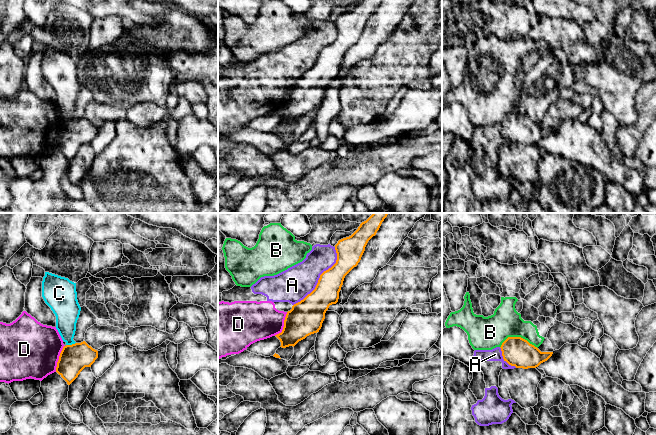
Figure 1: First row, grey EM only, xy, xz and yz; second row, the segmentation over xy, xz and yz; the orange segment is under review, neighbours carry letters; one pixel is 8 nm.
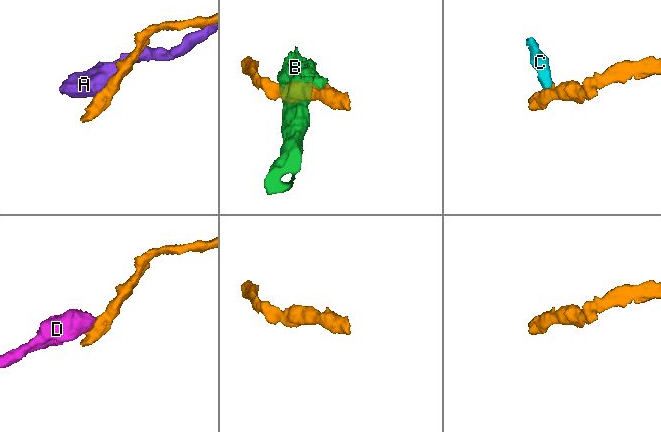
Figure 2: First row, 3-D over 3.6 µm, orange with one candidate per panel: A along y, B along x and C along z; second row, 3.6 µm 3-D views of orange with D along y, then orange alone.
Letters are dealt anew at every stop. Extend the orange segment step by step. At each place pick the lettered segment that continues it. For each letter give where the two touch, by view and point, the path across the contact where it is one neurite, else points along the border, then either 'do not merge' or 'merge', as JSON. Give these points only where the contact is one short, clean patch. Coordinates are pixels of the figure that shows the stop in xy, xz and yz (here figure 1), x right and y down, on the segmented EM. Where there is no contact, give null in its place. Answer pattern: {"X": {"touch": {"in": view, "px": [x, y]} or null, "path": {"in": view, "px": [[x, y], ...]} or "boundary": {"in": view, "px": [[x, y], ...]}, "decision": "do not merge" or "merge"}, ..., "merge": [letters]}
{"A": {"touch": {"in": "xz", "px": [320, 277]}, "decision": "do not merge"}, "B": {"touch": {"in": "yz", "px": [519, 337]}, "decision": "do not merge"}, "C": {"touch": {"in": "xy", "px": [70, 345]}, "boundary": {"in": "xy", "px": [[75, 342], [66, 345]]}, "decision": "do not merge"}, "D": {"touch": {"in": "xz", "px": [284, 325]}, "boundary": {"in": "xz", "px": [[287, 312], [284, 318], [283, 329], [274, 335]]}, "decision": "do not merge"}, "merge": []}

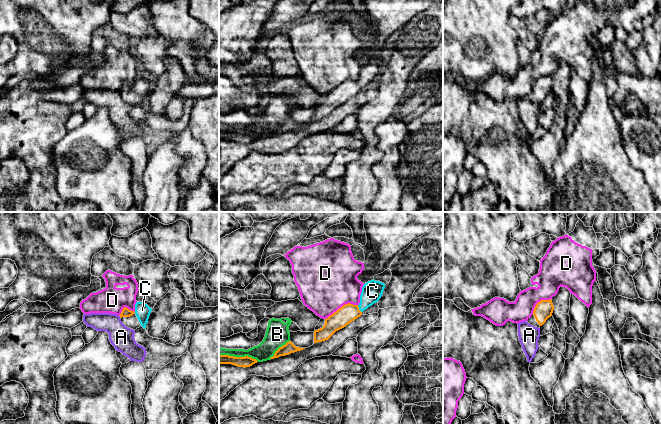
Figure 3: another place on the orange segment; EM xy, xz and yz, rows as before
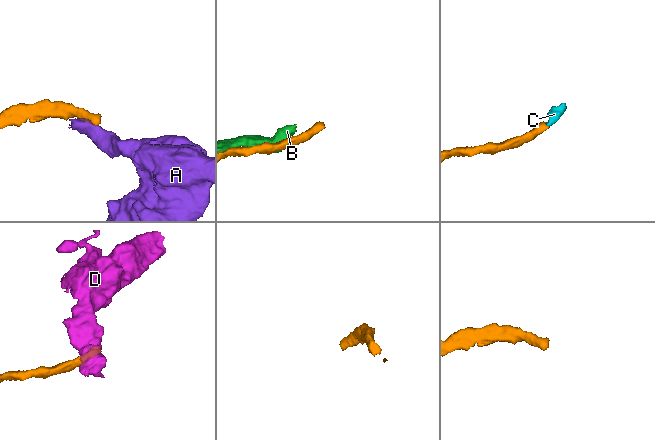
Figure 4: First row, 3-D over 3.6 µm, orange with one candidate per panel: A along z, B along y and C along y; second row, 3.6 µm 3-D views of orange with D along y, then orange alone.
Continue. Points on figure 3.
{"A": {"touch": {"in": "xy", "px": [119, 315]}, "boundary": {"in": "xy", "px": [[118, 315], [120, 317]]}, "decision": "do not merge"}, "B": {"touch": {"in": "xz", "px": [239, 357]}, "decision": "do not merge"}, "C": {"touch": {"in": "xz", "px": [358, 309]}, "path": {"in": "xz", "px": [[347, 313], [358, 309], [372, 291]]}, "decision": "merge"}, "D": {"touch": {"in": "xz", "px": [343, 305]}, "boundary": {"in": "xz", "px": [[357, 304], [345, 303], [328, 317]]}, "decision": "do not merge"}, "merge": ["C"]}

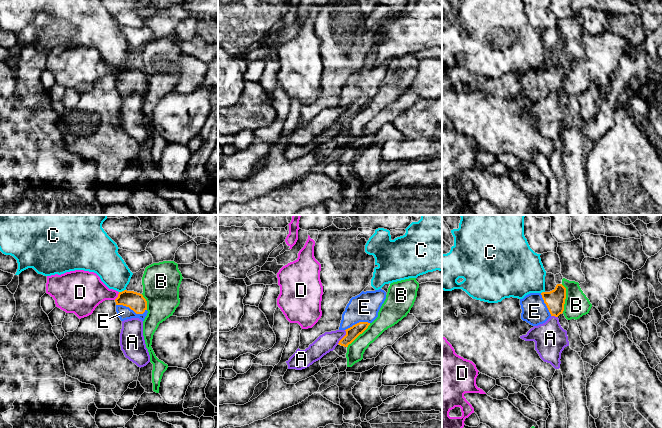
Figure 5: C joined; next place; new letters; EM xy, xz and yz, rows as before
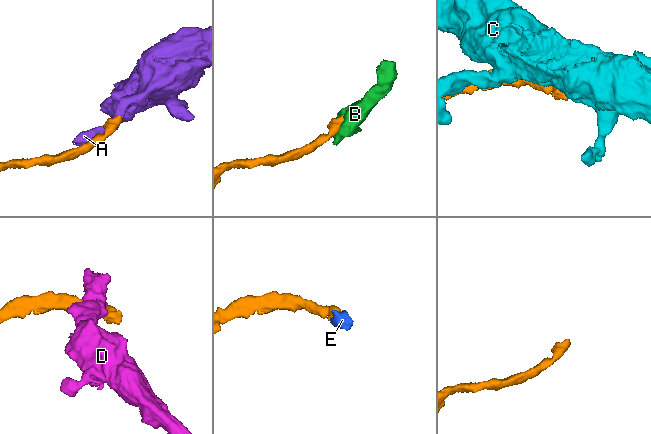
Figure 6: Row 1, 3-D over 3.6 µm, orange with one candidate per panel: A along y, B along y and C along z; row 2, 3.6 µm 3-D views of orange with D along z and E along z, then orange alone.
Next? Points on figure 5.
{"A": {"touch": {"in": "xz", "px": [343, 337]}, "boundary": {"in": "xz", "px": [[345, 330], [345, 335], [337, 343]]}, "decision": "do not merge"}, "B": {"touch": {"in": "yz", "px": [565, 298]}, "boundary": {"in": "yz", "px": [[561, 284], [565, 288], [563, 312]]}, "decision": "do not merge"}, "C": {"touch": {"in": "xy", "px": [122, 291]}, "boundary": {"in": "xy", "px": [[125, 289], [119, 292]]}, "decision": "do not merge"}, "D": {"touch": {"in": "xy", "px": [118, 296]}, "boundary": {"in": "xy", "px": [[119, 292], [114, 299]]}, "decision": "do not merge"}, "E": {"touch": {"in": "xy", "px": [131, 309]}, "path": {"in": "xy", "px": [[135, 301], [131, 309], [126, 309], [123, 312]]}, "decision": "merge"}, "merge": ["E"]}

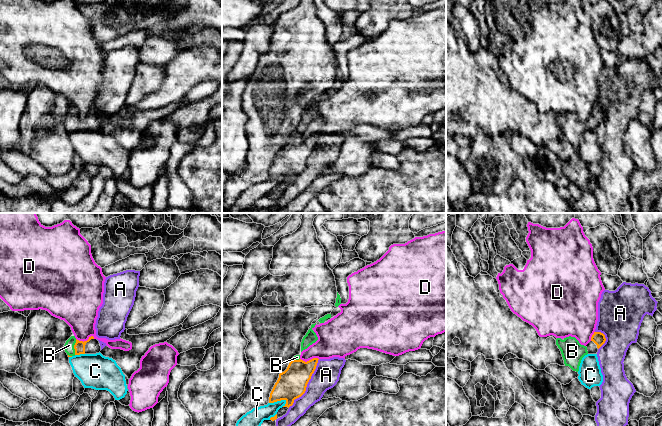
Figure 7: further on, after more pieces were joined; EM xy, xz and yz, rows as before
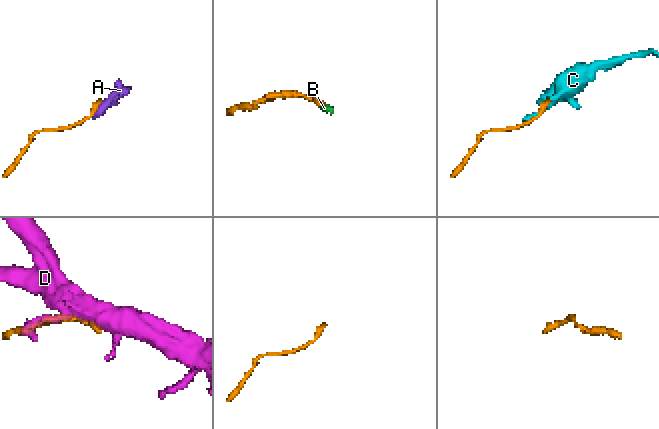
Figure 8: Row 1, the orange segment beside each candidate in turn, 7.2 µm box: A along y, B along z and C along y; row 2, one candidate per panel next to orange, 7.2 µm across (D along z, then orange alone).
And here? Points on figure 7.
{"A": {"touch": {"in": "xz", "px": [306, 385]}, "boundary": {"in": "xz", "px": [[319, 359], [306, 390], [288, 407]]}, "decision": "do not merge"}, "B": {"touch": {"in": "xy", "px": [74, 347]}, "path": {"in": "xy", "px": [[79, 346], [74, 347], [69, 345]]}, "decision": "merge"}, "C": {"touch": {"in": "xz", "px": [277, 400]}, "boundary": {"in": "xz", "px": [[286, 400], [277, 400], [269, 403]]}, "decision": "do not merge"}, "D": {"touch": {"in": "xy", "px": [85, 341]}, "boundary": {"in": "xy", "px": [[94, 337], [90, 336], [83, 341], [79, 341], [76, 338]]}, "decision": "do not merge"}, "merge": ["B"]}

